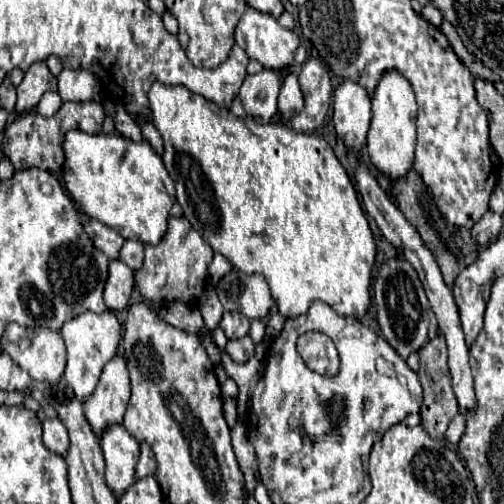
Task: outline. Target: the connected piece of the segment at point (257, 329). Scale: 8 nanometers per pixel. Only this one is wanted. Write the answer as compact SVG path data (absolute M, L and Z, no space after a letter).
M253 320L250 325L249 335L255 344L261 342L265 336L265 324L261 320Z

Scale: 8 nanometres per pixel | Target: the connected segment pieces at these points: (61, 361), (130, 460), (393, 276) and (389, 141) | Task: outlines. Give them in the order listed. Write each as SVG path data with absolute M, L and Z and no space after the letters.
M8 324L6 326L6 332L2 336L2 348L12 356L12 360L30 374L32 380L36 382L46 382L48 384L56 384L60 382L62 374L64 374L64 366L66 366L66 348L64 348L64 340L60 336L60 332L52 332L50 328L36 328L34 332L30 330L30 336L28 336L28 330L22 328L20 324Z
M108 424L100 436L100 448L106 460L106 484L114 494L122 494L130 484L134 484L140 444L122 424Z
M394 258L382 264L374 280L374 302L376 302L378 324L382 328L384 338L404 360L408 358L410 352L416 352L424 344L428 344L430 330L434 330L432 310L424 294L424 286L418 280L418 274L408 260Z
M392 70L382 76L378 88L372 94L372 124L368 130L366 150L376 170L386 178L396 180L396 176L406 176L408 168L412 168L414 148L416 148L416 98L408 80L400 72Z

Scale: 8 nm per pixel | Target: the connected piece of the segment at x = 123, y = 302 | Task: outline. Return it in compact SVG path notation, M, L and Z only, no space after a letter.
M110 260L108 280L106 280L106 286L104 286L104 304L106 304L106 308L112 310L112 312L124 310L128 306L132 286L134 286L132 270L120 260Z

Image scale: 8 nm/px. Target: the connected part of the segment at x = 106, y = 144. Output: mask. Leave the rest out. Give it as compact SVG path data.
M68 130L62 142L64 148L64 188L72 196L72 200L78 204L78 208L114 228L122 238L132 238L140 240L144 244L158 244L166 232L166 222L168 222L168 212L176 200L174 194L174 182L168 176L162 158L152 150L152 146L144 142L132 142L120 134L88 134L82 130Z

